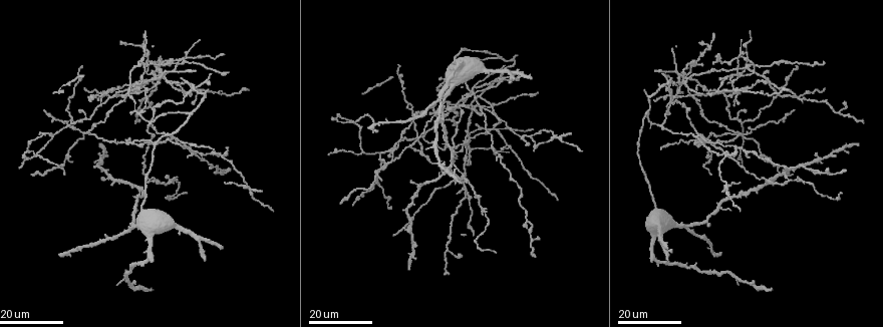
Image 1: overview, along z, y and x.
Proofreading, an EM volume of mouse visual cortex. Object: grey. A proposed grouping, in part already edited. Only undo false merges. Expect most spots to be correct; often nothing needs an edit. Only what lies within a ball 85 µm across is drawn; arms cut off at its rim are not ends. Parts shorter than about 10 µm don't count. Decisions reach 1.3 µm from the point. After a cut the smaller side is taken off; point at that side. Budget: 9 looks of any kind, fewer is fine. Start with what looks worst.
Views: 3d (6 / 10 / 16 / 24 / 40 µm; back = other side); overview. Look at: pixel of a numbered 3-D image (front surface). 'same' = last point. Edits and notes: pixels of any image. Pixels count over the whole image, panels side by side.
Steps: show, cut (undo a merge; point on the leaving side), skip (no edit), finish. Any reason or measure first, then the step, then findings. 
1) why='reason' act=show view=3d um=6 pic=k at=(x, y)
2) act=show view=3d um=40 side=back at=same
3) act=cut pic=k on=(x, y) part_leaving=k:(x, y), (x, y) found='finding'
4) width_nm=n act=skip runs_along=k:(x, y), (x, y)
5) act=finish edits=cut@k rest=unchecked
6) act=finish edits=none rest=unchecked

why='looks like a crossing' act=show view=3d um=24 pic=1 at=(734, 82)

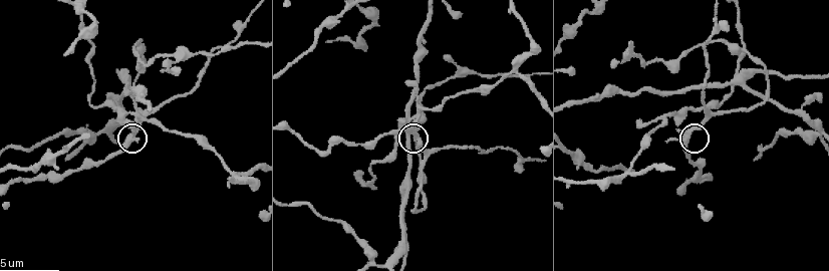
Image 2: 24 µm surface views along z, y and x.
act=show view=3d um=6 pic=2 at=(414, 133)

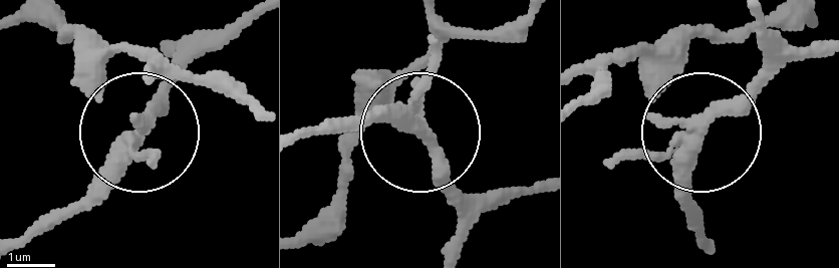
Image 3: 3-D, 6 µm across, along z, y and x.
arms=4 act=skip found='continuous, no second cell'

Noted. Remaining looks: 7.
why='looks like a crossing' act=show view=3d um=24 pic=1 at=(248, 186)

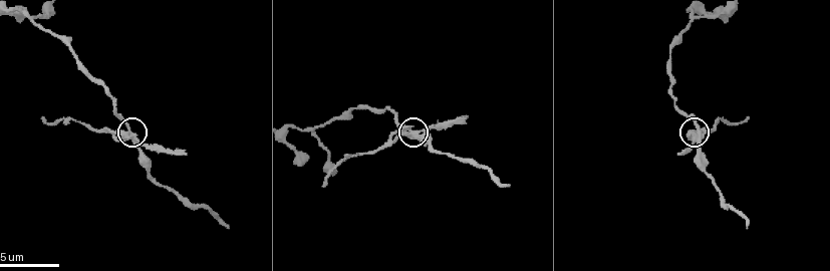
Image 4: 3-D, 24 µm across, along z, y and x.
why='closer look' act=show view=3d um=10 pic=4 at=(412, 132)

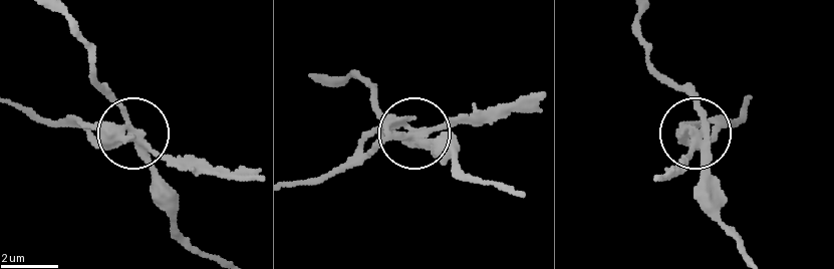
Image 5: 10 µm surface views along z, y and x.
act=cut pic=5 on=(168, 162) part_leaving=5:(411, 138), (385, 140), (356, 162), (292, 183) found='two cells meet here'

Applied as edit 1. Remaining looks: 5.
why='thin arm on a thick one' act=show view=3d um=16 pic=2 at=(231, 172)

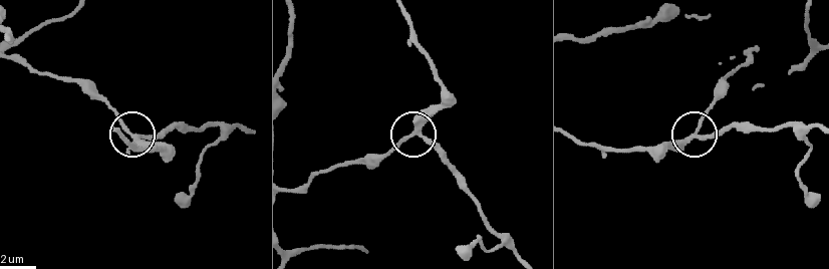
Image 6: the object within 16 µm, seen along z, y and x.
width_nm=220 act=skip runs_along=6:(400, 11), (443, 92), (438, 106), (413, 131), (450, 168) found='all the same cell'

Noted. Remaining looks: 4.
why='four-way junction' act=show view=3d um=16 pic=1 at=(696, 137)

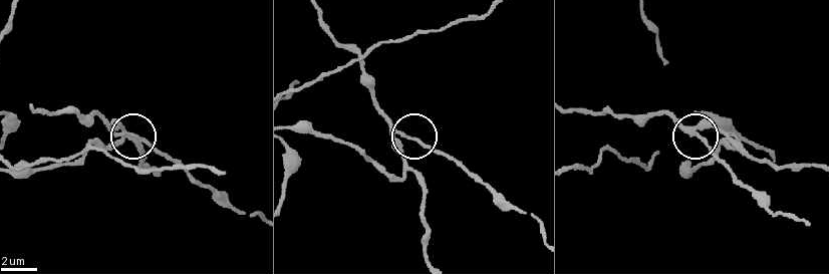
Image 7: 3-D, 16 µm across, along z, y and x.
why='closer look' act=show view=3d um=10 pic=7 at=(696, 135)

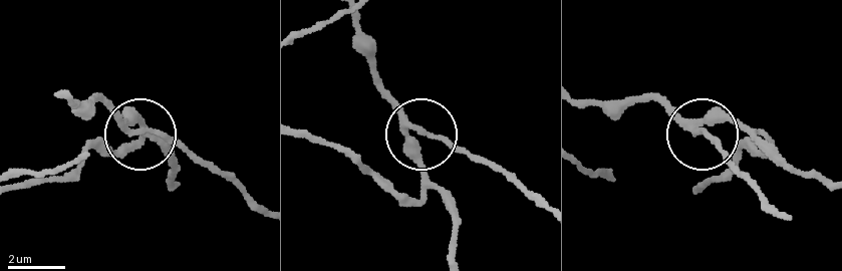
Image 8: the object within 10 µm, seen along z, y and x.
act=skip runs_along=8:(351, 16), (379, 88), (423, 131), (471, 158) found='one cell here'

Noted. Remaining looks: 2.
act=finish edits=cut@5 rest=unchecked

